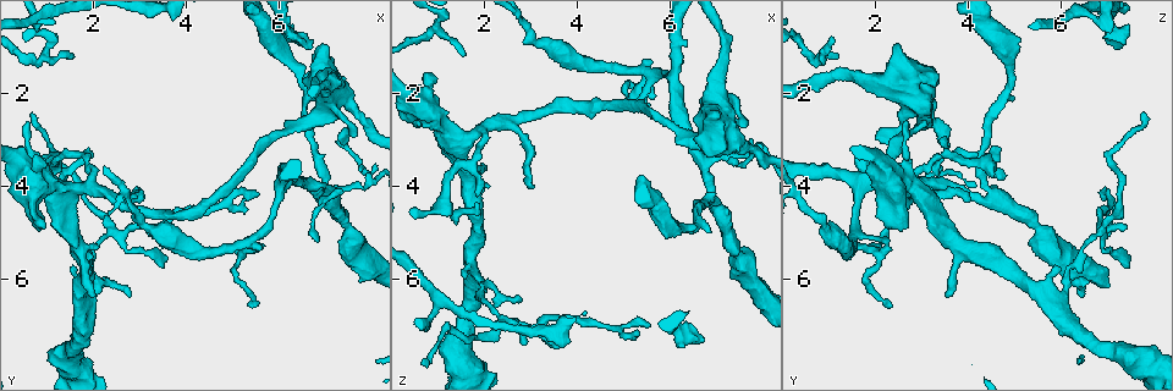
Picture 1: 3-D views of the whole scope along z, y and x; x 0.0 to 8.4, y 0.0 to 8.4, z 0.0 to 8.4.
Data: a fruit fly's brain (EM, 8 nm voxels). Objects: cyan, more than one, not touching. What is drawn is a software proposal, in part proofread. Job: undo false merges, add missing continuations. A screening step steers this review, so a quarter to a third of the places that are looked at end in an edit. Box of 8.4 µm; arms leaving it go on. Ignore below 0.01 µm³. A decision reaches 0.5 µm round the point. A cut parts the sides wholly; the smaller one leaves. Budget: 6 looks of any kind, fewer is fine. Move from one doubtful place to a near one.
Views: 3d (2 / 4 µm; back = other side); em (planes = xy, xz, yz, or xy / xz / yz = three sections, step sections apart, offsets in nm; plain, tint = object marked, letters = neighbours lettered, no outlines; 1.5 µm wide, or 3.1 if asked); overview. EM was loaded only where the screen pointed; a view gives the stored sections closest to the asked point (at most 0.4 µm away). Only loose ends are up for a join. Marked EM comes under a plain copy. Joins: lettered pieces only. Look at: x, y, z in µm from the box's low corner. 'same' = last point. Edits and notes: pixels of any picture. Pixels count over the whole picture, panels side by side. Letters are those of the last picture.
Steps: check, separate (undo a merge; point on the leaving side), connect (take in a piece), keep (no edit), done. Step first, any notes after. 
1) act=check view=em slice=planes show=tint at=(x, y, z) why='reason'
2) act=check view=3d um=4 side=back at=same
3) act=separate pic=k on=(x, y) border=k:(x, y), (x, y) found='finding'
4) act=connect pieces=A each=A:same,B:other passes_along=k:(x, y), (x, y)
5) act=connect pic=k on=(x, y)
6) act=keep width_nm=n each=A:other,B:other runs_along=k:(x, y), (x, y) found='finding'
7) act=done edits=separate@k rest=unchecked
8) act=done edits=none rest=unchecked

act=check view=em slice=xy step=8 show=letters at=(5.35, 6.65, 2.35) why='thin end'

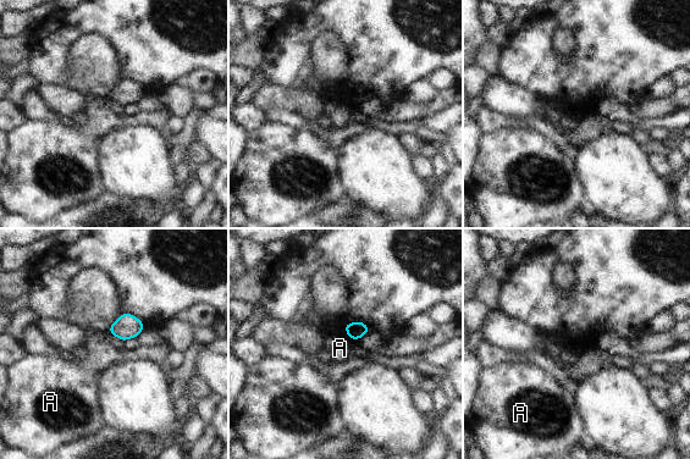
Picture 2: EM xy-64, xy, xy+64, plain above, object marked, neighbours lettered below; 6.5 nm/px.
act=keep each=A:other border=2:(346, 333), (351, 338) found='none of them fits'

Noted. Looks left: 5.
act=check view=em slice=planes show=tint at=(2.90, 4.20, 3.05) why='thin neck'

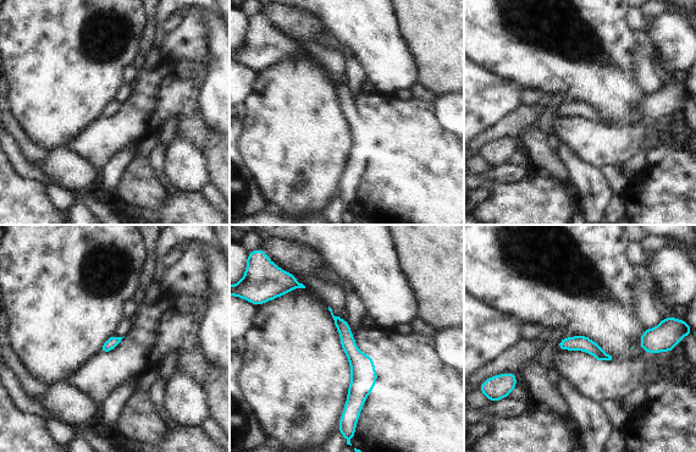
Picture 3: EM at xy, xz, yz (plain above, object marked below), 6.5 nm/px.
act=check view=em slice=planes show=letters at=same

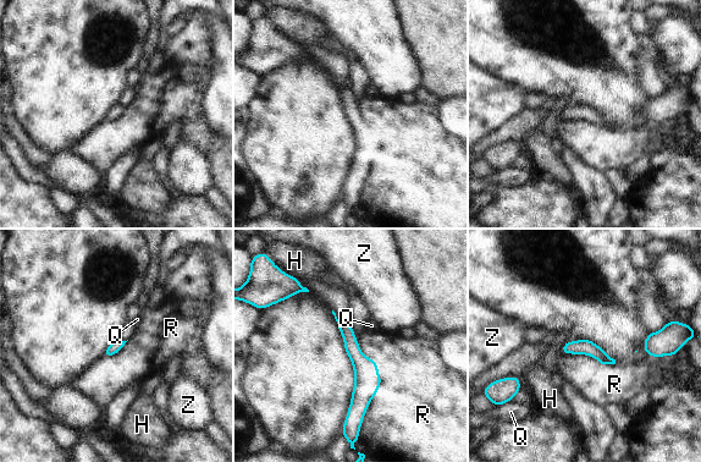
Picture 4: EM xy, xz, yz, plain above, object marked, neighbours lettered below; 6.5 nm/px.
act=keep width_nm=80 each=H:other,Q:other,R:other,Z:other found='all the same neuron'

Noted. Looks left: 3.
act=check view=em slice=yz step=8 show=letters at=(2.00, 6.35, 3.55) why='free end'

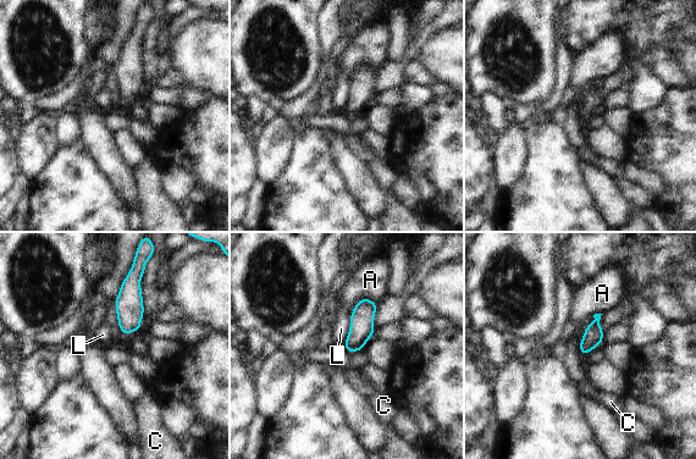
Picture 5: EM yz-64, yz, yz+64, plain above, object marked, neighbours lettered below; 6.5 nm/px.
act=check view=em slice=planes show=letters at=same

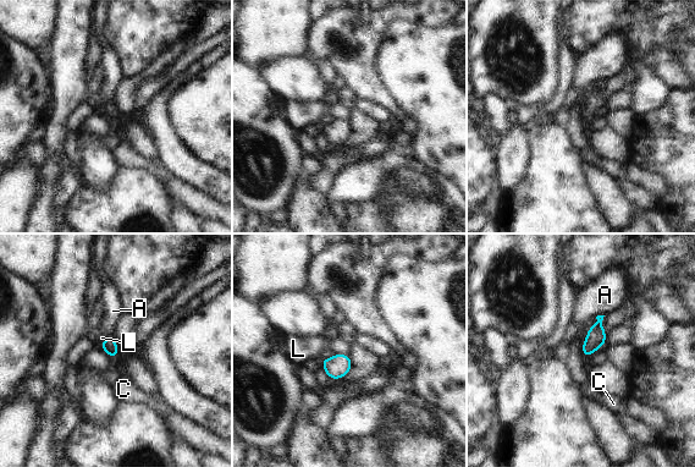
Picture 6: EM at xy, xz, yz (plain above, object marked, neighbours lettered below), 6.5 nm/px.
act=keep each=A:other,C:other,L:other border=6:(112, 334), (98, 345) found='none of them fits'

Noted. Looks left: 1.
act=done edits=none rest=unchecked

